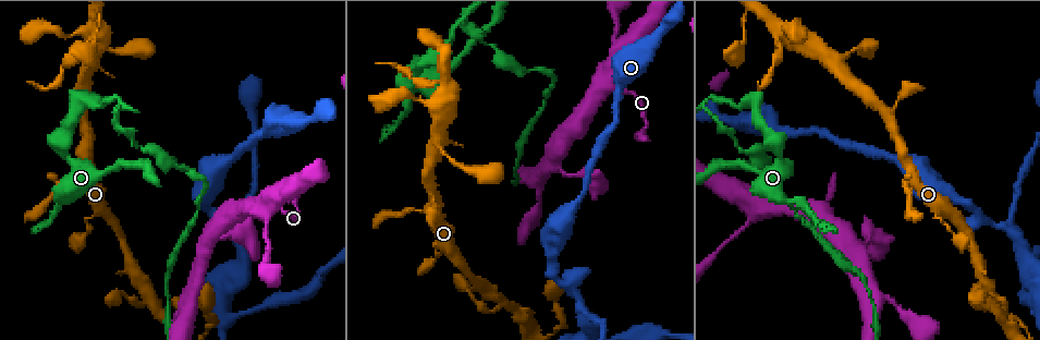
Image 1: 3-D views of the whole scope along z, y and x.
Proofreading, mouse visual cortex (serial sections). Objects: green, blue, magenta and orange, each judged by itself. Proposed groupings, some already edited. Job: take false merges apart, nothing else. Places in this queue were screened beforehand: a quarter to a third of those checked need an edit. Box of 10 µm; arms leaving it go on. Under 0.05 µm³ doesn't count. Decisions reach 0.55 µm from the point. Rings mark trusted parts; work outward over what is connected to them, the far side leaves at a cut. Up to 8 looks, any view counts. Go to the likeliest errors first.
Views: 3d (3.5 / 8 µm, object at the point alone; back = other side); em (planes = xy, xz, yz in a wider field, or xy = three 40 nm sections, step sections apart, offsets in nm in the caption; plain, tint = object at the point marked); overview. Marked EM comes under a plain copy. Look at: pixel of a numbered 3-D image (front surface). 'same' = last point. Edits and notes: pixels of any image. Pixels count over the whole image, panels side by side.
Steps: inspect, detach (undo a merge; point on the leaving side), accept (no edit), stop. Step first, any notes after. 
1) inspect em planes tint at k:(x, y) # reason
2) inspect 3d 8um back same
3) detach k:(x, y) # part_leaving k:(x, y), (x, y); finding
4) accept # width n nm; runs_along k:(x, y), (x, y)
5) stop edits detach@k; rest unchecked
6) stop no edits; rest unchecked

inspect 3d 3.5um at 1:(905, 176) # sharp bend

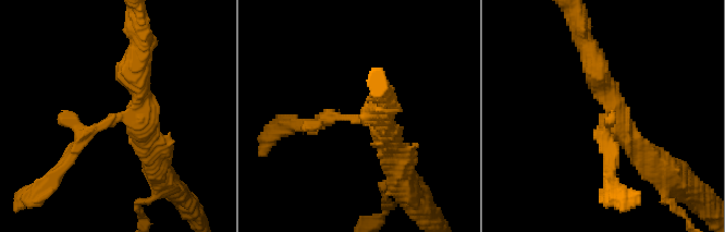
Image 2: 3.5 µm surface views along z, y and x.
inspect em planes tint at 2:(604, 122) # now the EM

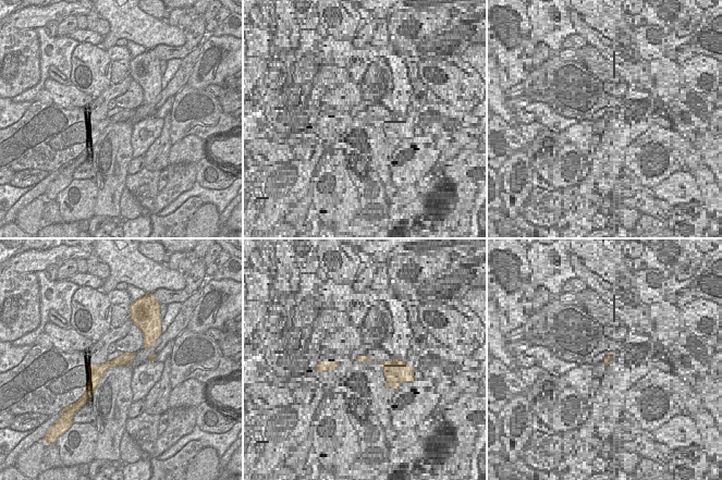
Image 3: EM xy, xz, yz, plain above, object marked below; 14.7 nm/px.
accept # runs_along 2:(143, 143), (139, 117), (102, 120), (52, 176); continuous, no second cell

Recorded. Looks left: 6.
inspect 3d 3.5um at 1:(748, 225) # calibre changes

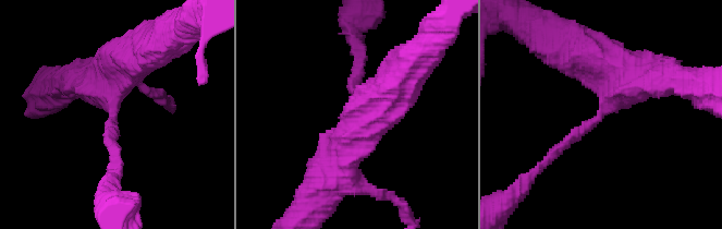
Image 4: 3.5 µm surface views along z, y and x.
inspect em xy step 2 tint at 4:(115, 112) # arm_widths 150, 450 nm

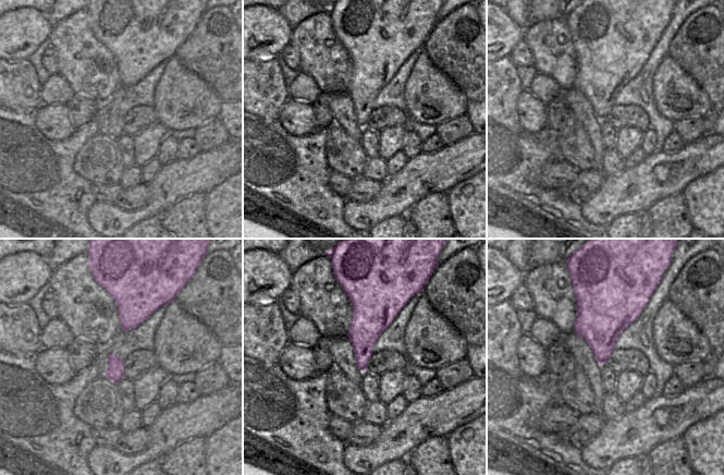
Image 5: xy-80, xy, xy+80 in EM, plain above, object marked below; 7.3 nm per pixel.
accept # continuous, no second cell

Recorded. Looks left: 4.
inspect 3d 8um at 1:(993, 303) # sharp bend

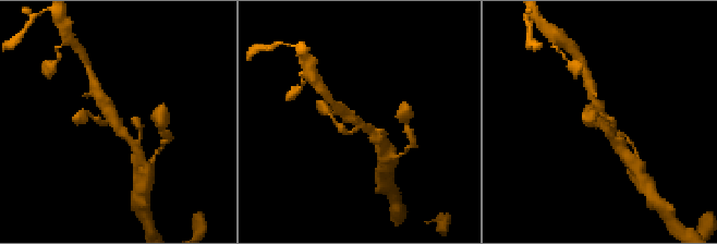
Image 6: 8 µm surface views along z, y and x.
inspect 3d 3.5um same # closer look

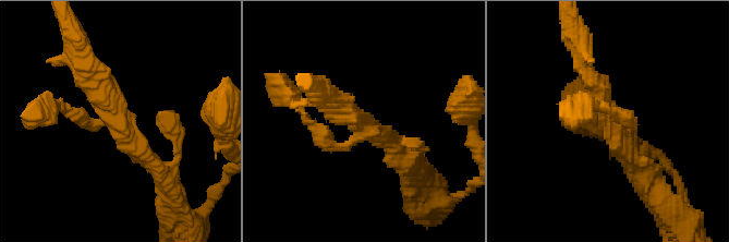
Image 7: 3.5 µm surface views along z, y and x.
inspect em xy step 2 tint at 7:(122, 122)

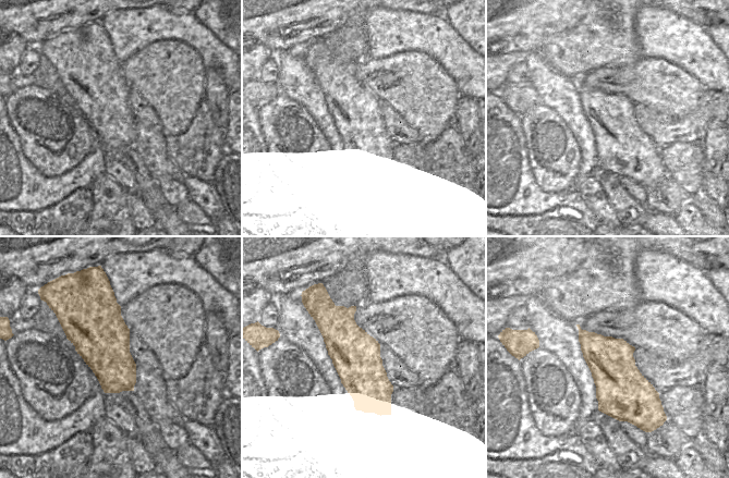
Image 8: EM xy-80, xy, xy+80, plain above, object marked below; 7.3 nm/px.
accept # arm_widths 200, 300, 300 nm; runs_along 7:(84, 69), (141, 153), (163, 172); all the same cell

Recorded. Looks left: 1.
stop no edits; rest unchecked

